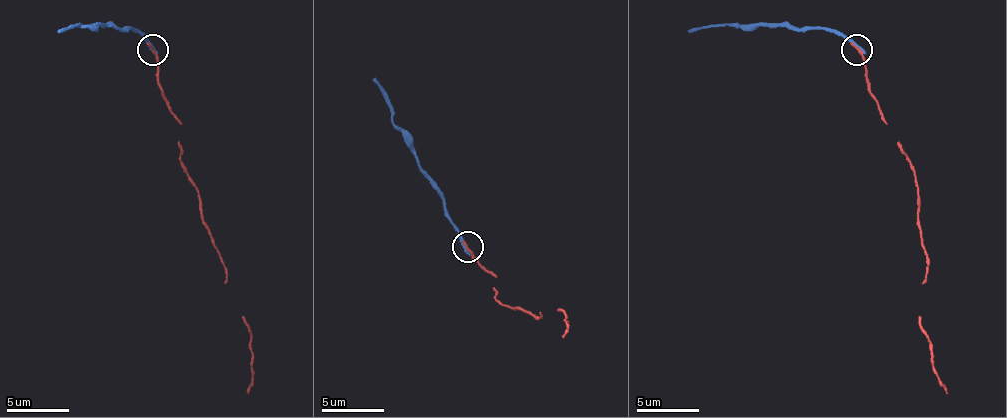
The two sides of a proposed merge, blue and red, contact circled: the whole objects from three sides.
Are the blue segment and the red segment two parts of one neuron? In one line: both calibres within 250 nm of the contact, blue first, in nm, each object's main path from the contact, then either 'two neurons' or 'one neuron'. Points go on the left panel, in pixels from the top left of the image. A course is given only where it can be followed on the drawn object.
340/260 nm | blue via (153, 47), (131, 28), (72, 25), (57, 32) | red via (153, 50), (159, 90), (181, 125), (178, 140), (203, 224), (246, 326), (252, 354), (249, 394) | two neurons

